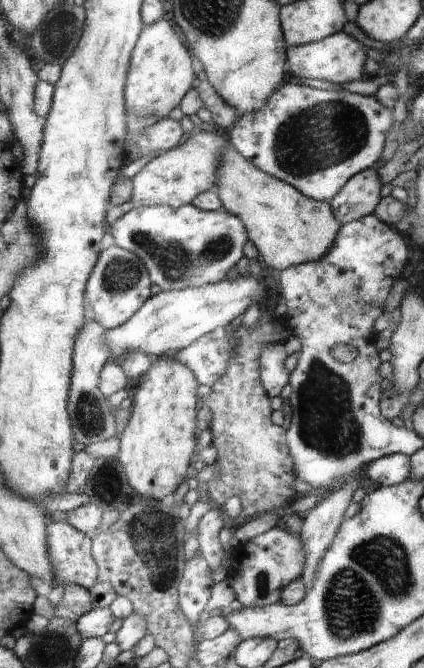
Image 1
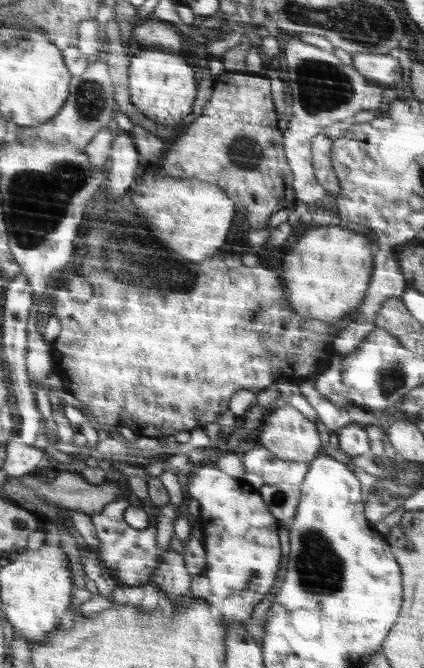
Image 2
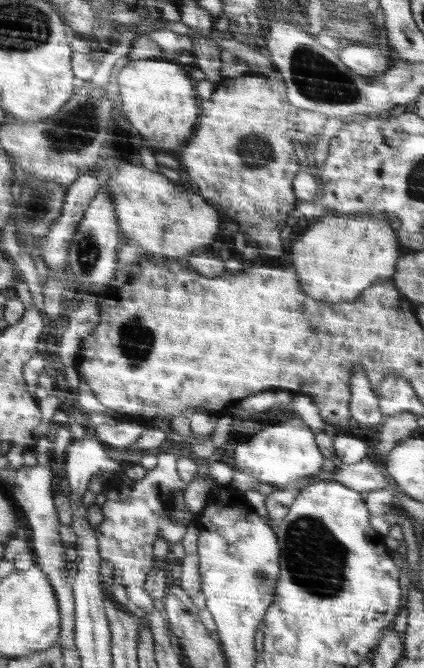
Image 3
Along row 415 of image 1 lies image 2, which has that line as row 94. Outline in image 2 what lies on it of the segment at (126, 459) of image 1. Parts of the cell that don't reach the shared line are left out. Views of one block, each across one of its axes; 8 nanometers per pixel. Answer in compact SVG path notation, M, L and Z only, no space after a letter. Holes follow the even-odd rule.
M148 47L144 51L131 54L128 68L128 90L130 100L142 112L159 126L174 127L184 116L192 112L196 100L196 70L182 60L182 55L162 49Z

